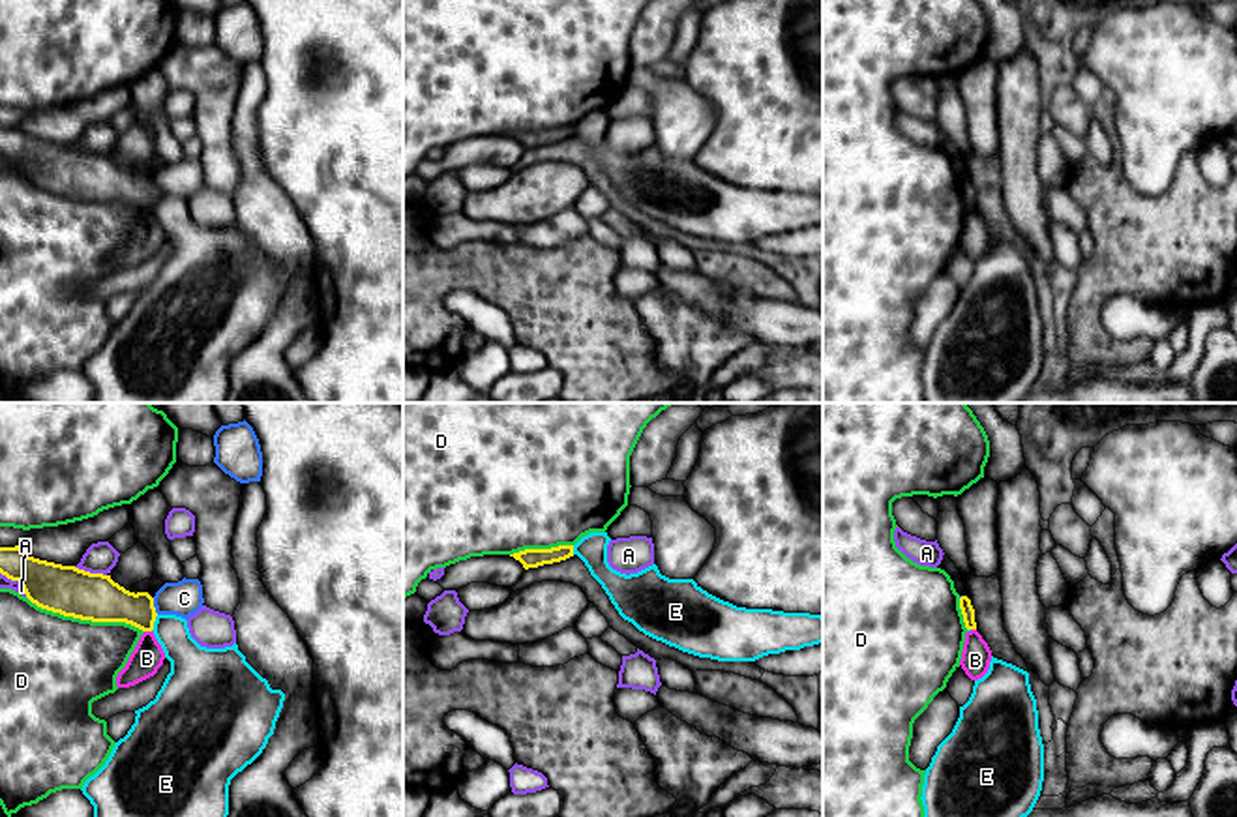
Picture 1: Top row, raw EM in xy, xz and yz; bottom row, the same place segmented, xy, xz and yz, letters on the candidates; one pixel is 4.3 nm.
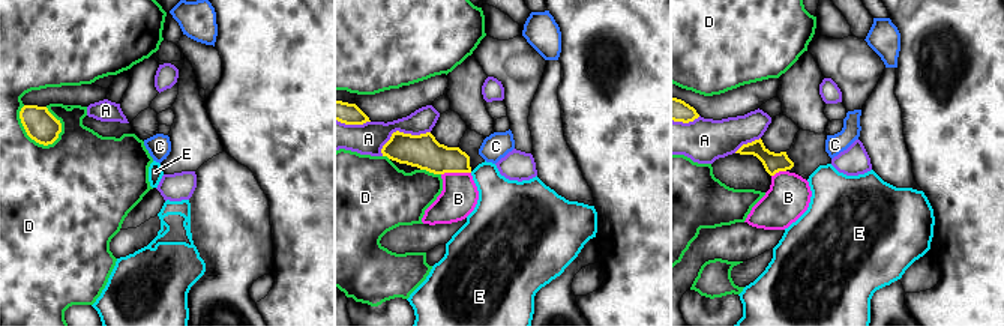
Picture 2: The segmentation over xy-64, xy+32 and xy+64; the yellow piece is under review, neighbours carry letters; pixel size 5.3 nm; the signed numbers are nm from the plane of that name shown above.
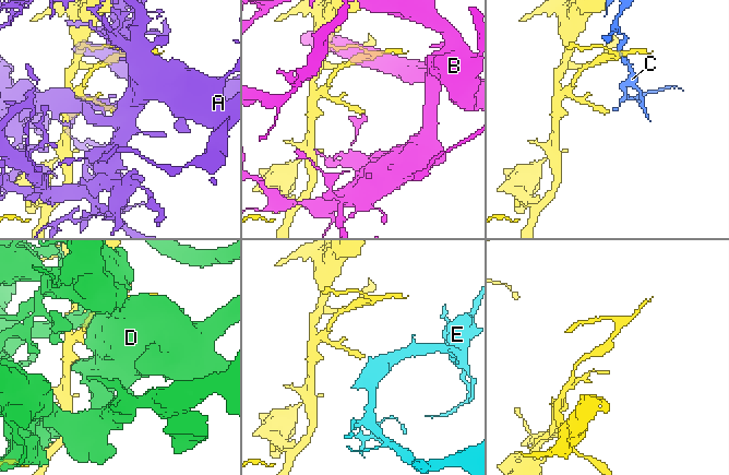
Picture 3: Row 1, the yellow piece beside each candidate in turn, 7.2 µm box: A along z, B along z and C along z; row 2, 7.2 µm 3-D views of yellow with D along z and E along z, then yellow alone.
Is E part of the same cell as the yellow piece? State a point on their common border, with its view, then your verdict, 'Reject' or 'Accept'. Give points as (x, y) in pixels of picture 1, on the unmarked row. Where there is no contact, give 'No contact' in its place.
Touches yellow at xy (154, 201). Reject

